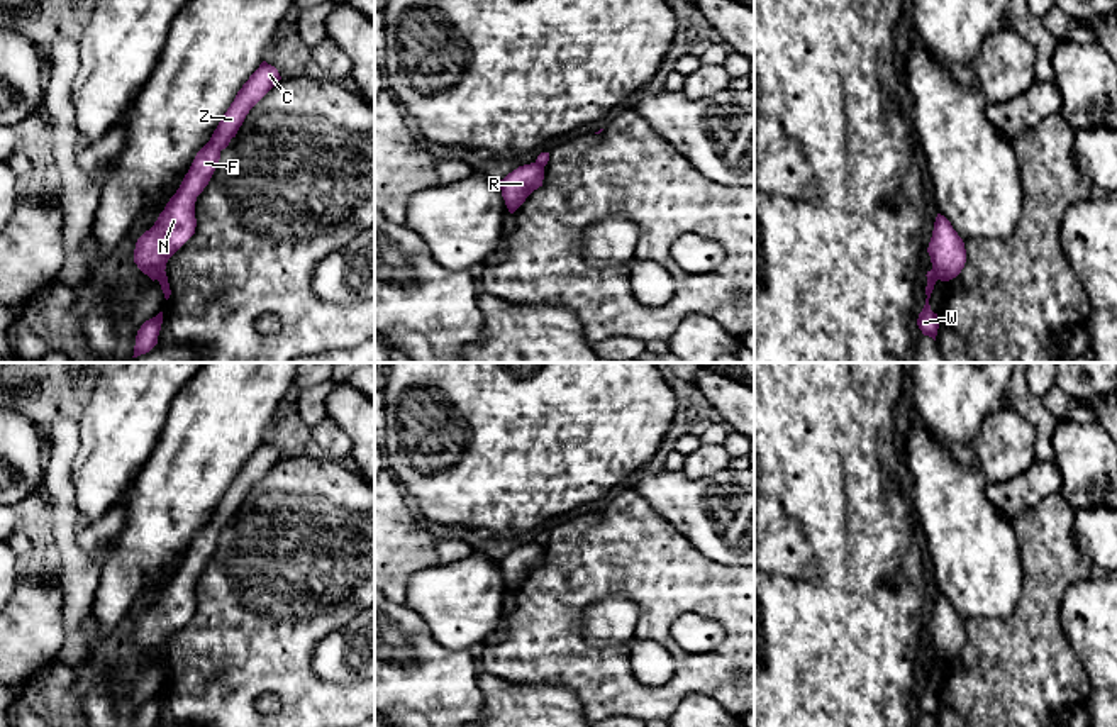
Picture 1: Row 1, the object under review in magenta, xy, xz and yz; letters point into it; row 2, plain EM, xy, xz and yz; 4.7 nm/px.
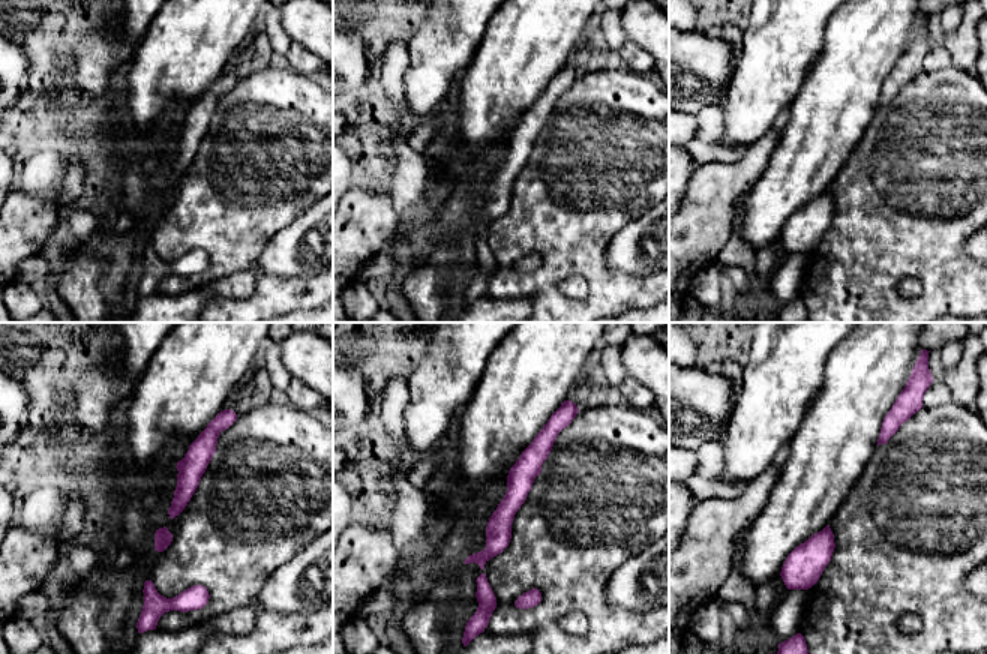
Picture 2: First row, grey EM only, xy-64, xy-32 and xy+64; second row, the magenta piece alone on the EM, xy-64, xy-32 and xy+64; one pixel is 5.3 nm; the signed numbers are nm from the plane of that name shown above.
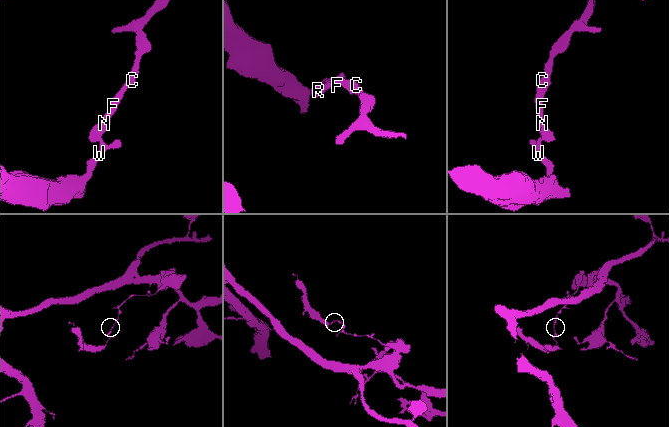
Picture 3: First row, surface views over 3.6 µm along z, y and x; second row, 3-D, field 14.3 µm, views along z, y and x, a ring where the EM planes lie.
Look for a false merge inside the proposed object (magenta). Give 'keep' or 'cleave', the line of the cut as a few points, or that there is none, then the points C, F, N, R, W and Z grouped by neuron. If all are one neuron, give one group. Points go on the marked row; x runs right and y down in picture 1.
cleave | xy (163, 270), (156, 278) | C F N R Z / W

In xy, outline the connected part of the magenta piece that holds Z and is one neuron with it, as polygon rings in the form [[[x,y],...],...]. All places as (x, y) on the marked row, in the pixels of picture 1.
[[[266,61],[249,76],[220,119],[210,141],[197,153],[180,188],[169,198],[154,225],[136,242],[134,263],[153,281],[166,269],[168,259],[195,234],[195,202],[208,185],[220,151],[236,137],[249,110],[281,80]]]

